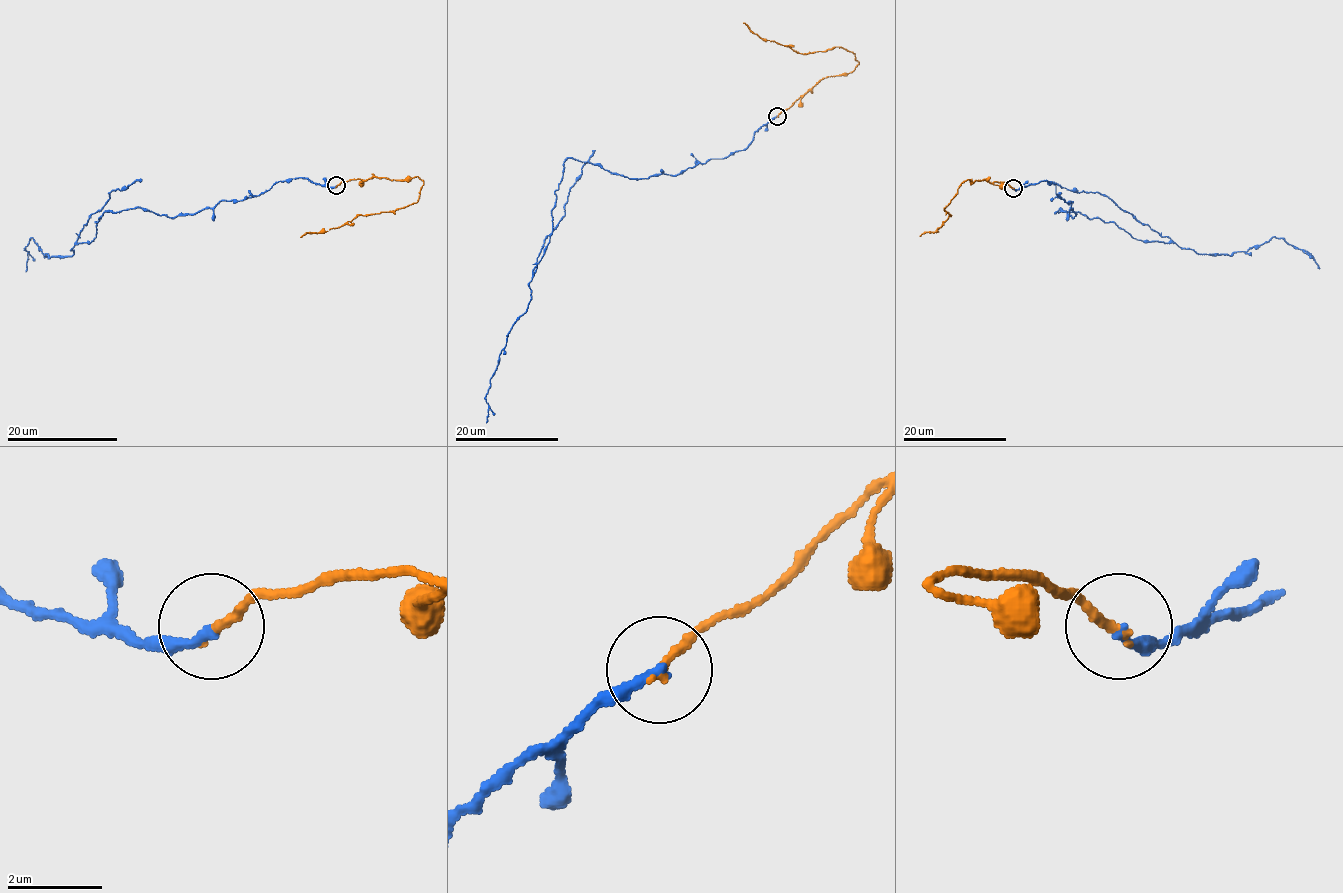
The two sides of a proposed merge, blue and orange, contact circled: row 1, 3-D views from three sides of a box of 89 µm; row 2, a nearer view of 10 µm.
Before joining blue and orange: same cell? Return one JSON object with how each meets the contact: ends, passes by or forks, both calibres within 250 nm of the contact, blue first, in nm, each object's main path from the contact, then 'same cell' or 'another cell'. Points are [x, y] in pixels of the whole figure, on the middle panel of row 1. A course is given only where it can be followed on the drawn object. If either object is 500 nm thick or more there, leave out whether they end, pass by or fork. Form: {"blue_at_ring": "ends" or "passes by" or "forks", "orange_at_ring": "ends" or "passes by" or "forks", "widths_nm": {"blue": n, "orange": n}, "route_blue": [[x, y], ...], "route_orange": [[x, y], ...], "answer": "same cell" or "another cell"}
{"blue_at_ring": "ends", "orange_at_ring": "ends", "widths_nm": {"blue": 220, "orange": 180}, "route_blue": [[777, 116], [742, 150], [673, 176], [628, 178], [563, 163], [552, 235], [528, 308], [499, 357], [486, 423]], "route_orange": [[777, 116], [822, 78], [852, 72], [859, 63], [853, 54], [834, 46], [800, 54], [760, 38], [743, 23]], "answer": "same cell"}

